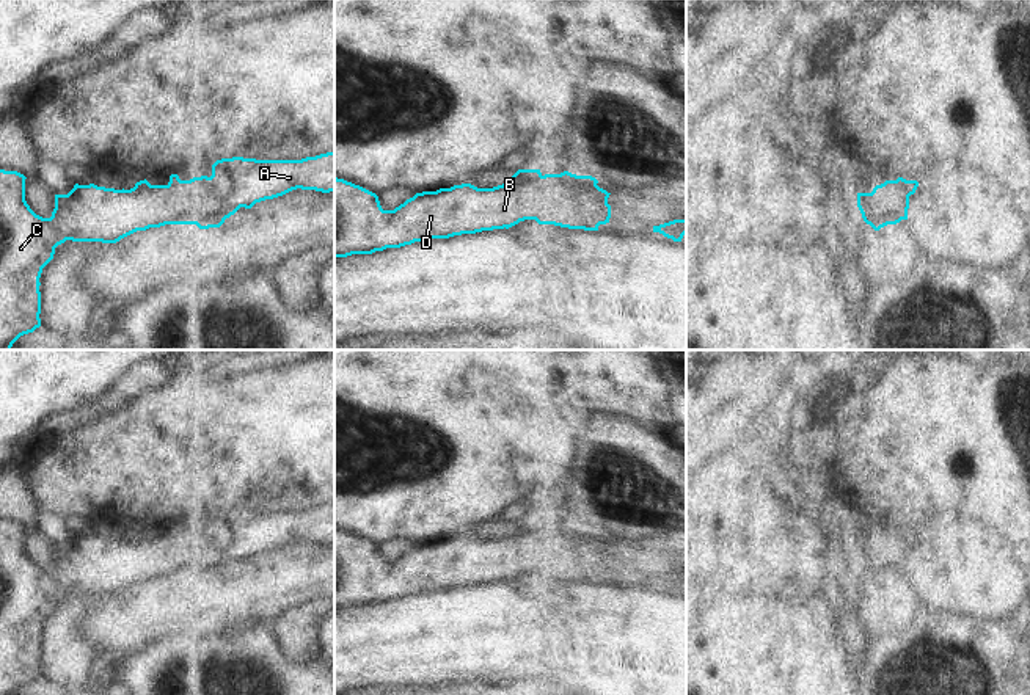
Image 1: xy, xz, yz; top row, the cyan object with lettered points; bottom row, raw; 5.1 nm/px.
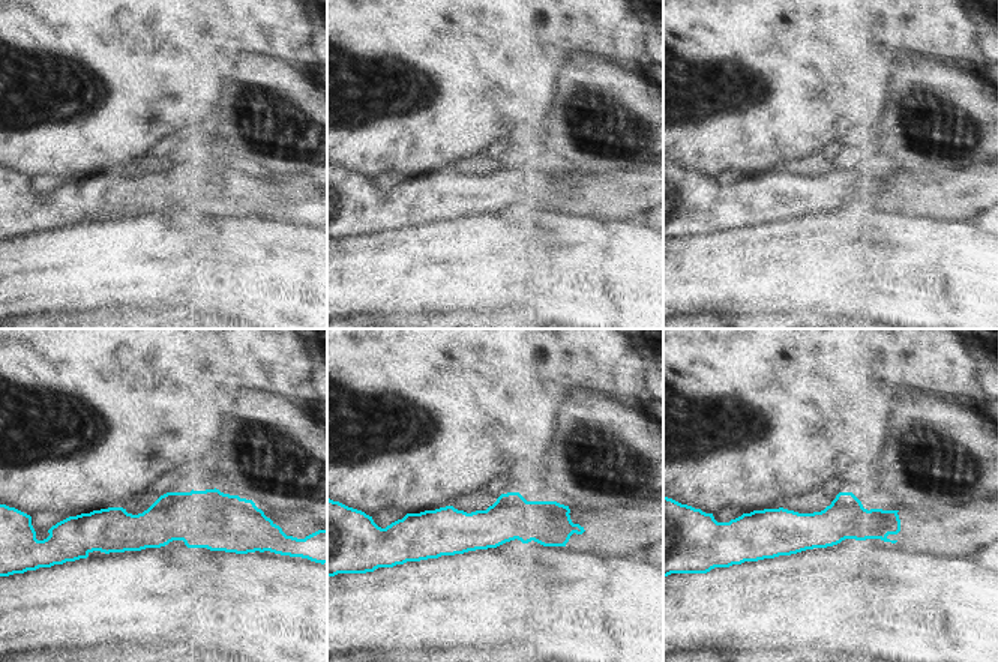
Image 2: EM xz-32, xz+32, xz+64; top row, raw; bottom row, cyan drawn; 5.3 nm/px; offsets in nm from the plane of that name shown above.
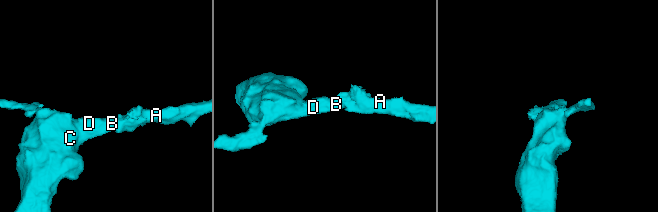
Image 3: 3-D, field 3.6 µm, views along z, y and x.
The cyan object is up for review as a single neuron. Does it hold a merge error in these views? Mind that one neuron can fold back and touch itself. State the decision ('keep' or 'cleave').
keep

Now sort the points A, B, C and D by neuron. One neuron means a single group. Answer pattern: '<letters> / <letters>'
A B C D

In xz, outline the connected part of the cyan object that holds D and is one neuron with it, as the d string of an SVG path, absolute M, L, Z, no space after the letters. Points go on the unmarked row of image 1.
M518 521L506 535L493 540L462 535L422 543L394 562L383 562L375 544L334 527L334 609L372 606L432 590L509 580L524 571L568 580L598 582L600 576L609 574L608 549L611 544L597 535L598 532L592 527L576 527L568 522L543 527L540 521Z

